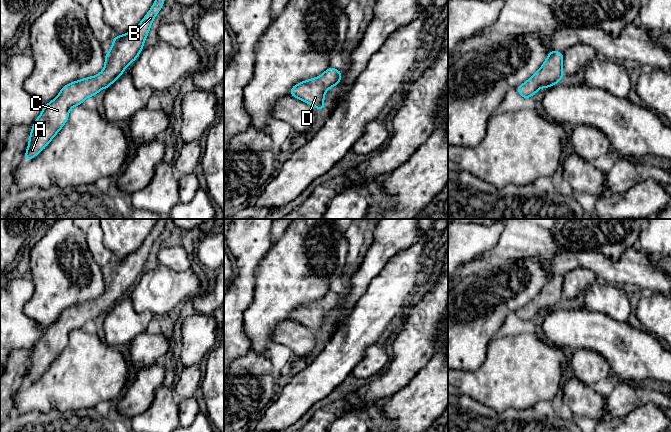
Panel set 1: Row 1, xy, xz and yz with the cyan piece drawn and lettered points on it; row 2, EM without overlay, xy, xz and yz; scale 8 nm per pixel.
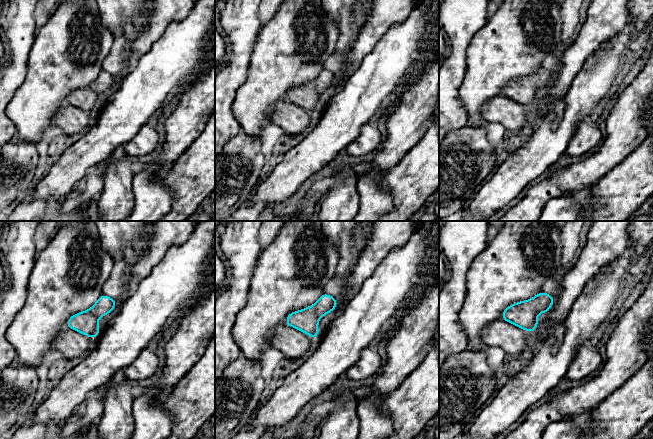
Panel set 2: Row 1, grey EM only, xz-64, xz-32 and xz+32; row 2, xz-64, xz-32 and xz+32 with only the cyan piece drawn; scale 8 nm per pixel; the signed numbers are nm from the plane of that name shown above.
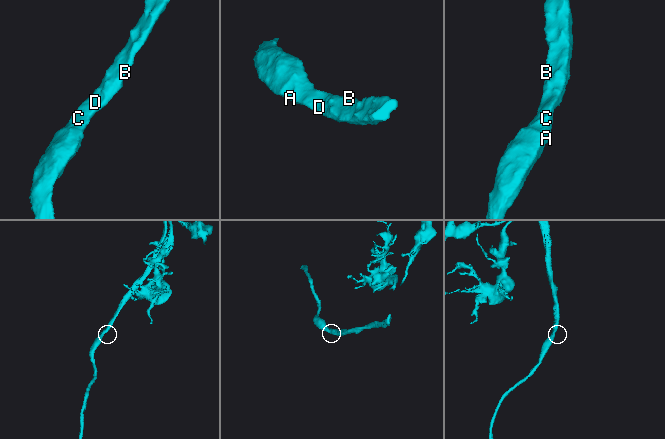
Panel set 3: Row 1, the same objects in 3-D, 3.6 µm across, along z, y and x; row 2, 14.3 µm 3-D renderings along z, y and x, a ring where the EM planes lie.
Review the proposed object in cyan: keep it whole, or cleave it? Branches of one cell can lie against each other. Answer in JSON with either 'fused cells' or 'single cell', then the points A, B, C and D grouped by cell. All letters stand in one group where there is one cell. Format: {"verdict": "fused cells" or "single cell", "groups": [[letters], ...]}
{"verdict": "single cell", "groups": [["A", "B", "C", "D"]]}

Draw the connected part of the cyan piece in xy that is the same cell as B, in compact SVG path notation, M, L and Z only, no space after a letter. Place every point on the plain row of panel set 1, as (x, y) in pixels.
M158 219L139 249L127 258L115 259L110 275L105 278L105 291L101 297L65 309L55 323L43 330L42 337L33 347L25 376L26 385L33 383L50 367L67 346L73 330L81 329L87 321L95 320L102 312L107 313L136 284L165 222L166 219Z

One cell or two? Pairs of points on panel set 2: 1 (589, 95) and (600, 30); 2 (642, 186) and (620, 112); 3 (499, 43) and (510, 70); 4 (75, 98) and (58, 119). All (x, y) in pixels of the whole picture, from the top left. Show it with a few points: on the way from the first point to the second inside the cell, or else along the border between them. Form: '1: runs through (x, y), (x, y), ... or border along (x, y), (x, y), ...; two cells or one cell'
1: border along (613, 36), (589, 58), (581, 70); two cells
2: border along (642, 142), (614, 167); two cells
3: runs through (505, 50), (508, 63); one cell
4: runs through (75, 103), (63, 115); one cell

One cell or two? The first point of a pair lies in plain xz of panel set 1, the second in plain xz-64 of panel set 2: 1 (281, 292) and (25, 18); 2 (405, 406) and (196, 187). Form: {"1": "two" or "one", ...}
{"1": "two", "2": "one"}

